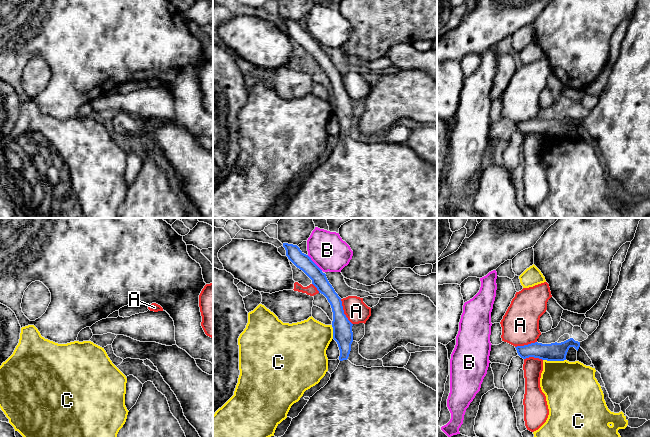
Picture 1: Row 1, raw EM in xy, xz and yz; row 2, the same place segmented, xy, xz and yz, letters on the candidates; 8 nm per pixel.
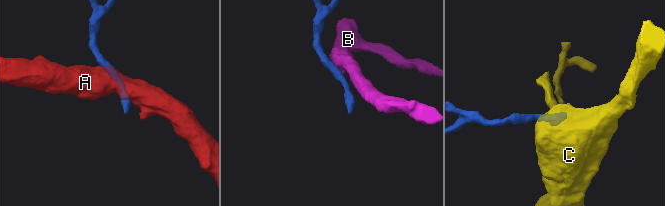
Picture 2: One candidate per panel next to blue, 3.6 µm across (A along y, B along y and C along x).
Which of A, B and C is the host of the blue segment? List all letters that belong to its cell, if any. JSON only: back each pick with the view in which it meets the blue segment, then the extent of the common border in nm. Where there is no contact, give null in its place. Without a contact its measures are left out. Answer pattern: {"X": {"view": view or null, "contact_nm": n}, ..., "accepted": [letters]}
{"accepted": []}

